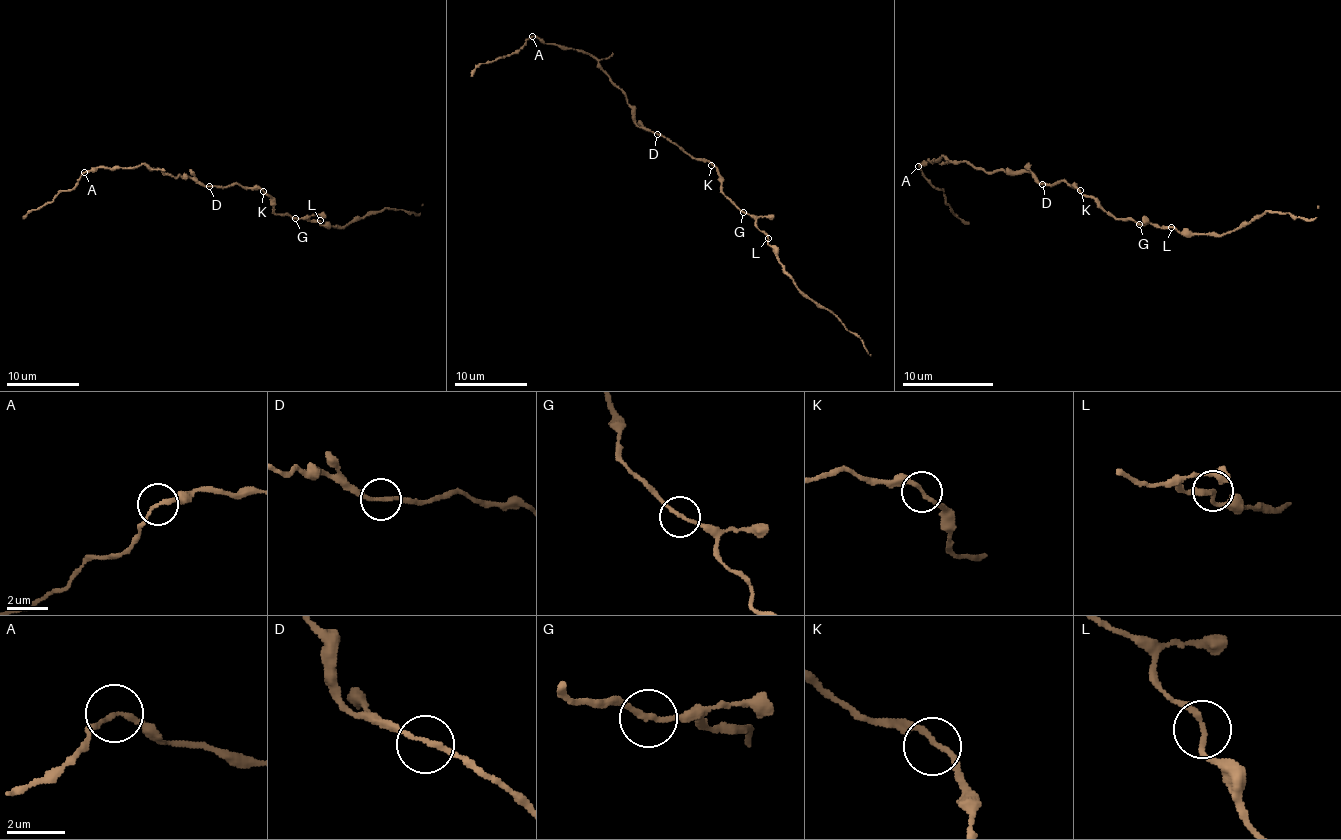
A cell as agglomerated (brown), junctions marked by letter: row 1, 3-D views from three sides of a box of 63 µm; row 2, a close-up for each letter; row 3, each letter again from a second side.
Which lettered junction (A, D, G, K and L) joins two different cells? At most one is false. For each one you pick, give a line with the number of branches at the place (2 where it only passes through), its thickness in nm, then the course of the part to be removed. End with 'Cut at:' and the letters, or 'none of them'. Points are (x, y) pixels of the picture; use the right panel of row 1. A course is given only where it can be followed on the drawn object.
A: Branches: 2. Thickness 160 nm. Course of the part to remove: (919, 165), (935, 188), (942, 190), (953, 213), (969, 224)
Cut at: A

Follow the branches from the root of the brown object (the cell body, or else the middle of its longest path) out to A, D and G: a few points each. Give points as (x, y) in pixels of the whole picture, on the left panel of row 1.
A: (240, 184), (203, 186), (191, 177), (173, 177), (144, 164), (133, 168), (93, 168), (84, 171)
D: (240, 184), (209, 186)
G: (240, 184), (260, 188), (271, 199), (276, 213), (289, 213), (294, 219)

